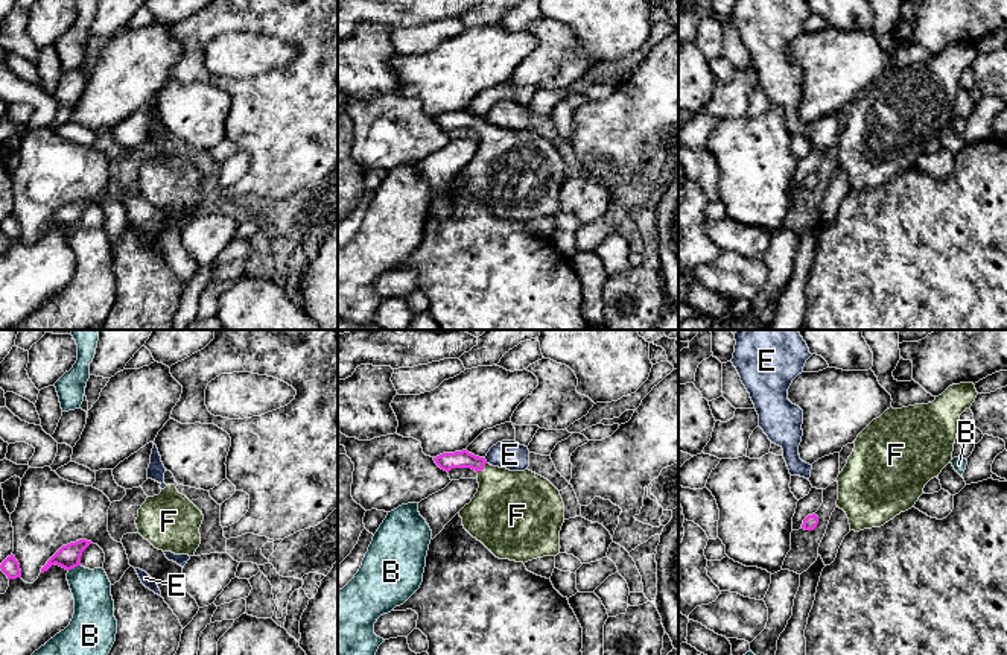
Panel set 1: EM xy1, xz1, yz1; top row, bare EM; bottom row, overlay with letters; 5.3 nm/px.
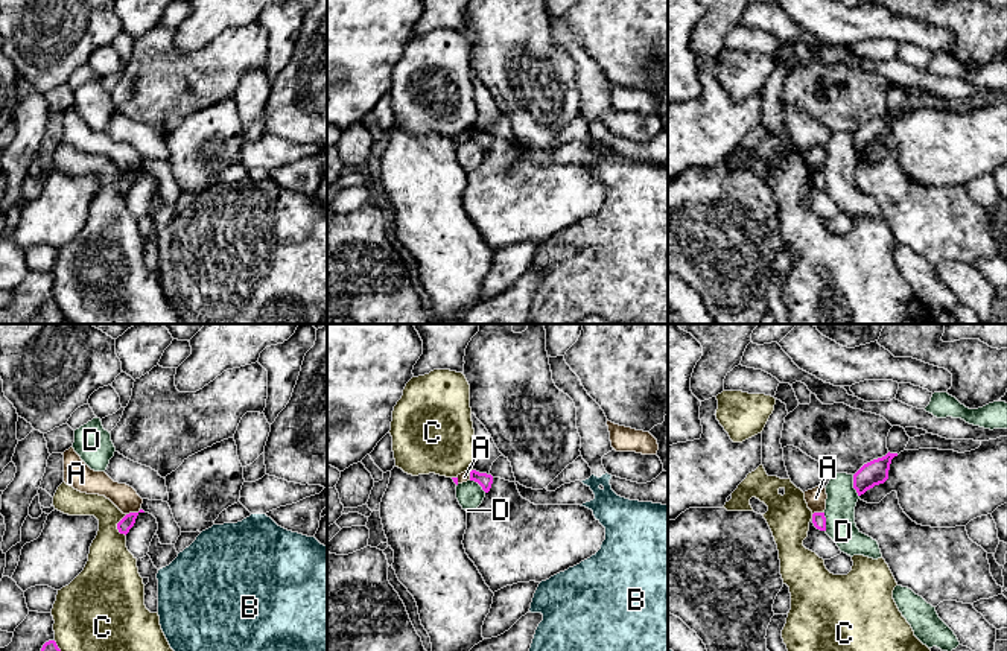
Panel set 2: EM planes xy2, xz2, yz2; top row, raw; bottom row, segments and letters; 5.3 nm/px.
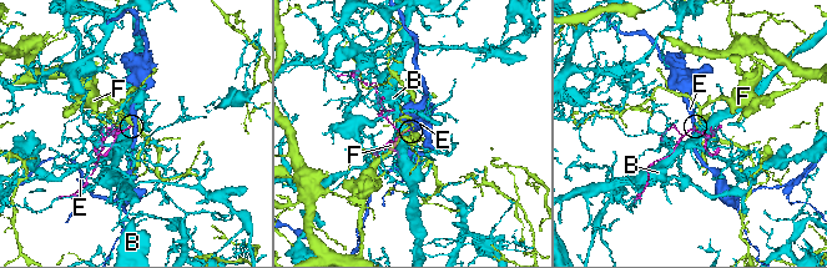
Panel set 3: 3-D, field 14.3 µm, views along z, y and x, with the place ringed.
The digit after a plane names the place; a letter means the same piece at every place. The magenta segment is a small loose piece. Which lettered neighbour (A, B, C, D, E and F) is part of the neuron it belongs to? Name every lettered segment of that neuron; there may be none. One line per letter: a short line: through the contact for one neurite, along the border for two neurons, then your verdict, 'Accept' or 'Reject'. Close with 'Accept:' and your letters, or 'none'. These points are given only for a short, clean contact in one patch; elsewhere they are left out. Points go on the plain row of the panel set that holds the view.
A: Line: xy2 (140, 169), (127, 174). Reject
B: Reject
C: Reject
D: Line: yz2 (852, 134), (852, 146), (858, 155). Reject
E: Line: xz1 (484, 119), (487, 122). Reject
F: Line: xz1 (460, 119), (472, 120), (481, 128), (499, 148), (508, 166). Accept
Accept: F

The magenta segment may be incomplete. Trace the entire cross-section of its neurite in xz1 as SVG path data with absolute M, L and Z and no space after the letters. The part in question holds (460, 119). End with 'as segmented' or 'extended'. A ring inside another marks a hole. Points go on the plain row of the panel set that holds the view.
M467 109L443 112L434 117L444 129L472 128L478 132L478 152L469 164L459 170L464 188L481 201L496 217L516 222L528 222L543 216L560 213L560 190L564 182L564 163L560 150L545 137L525 129L510 131L491 126L484 117Z; extended

